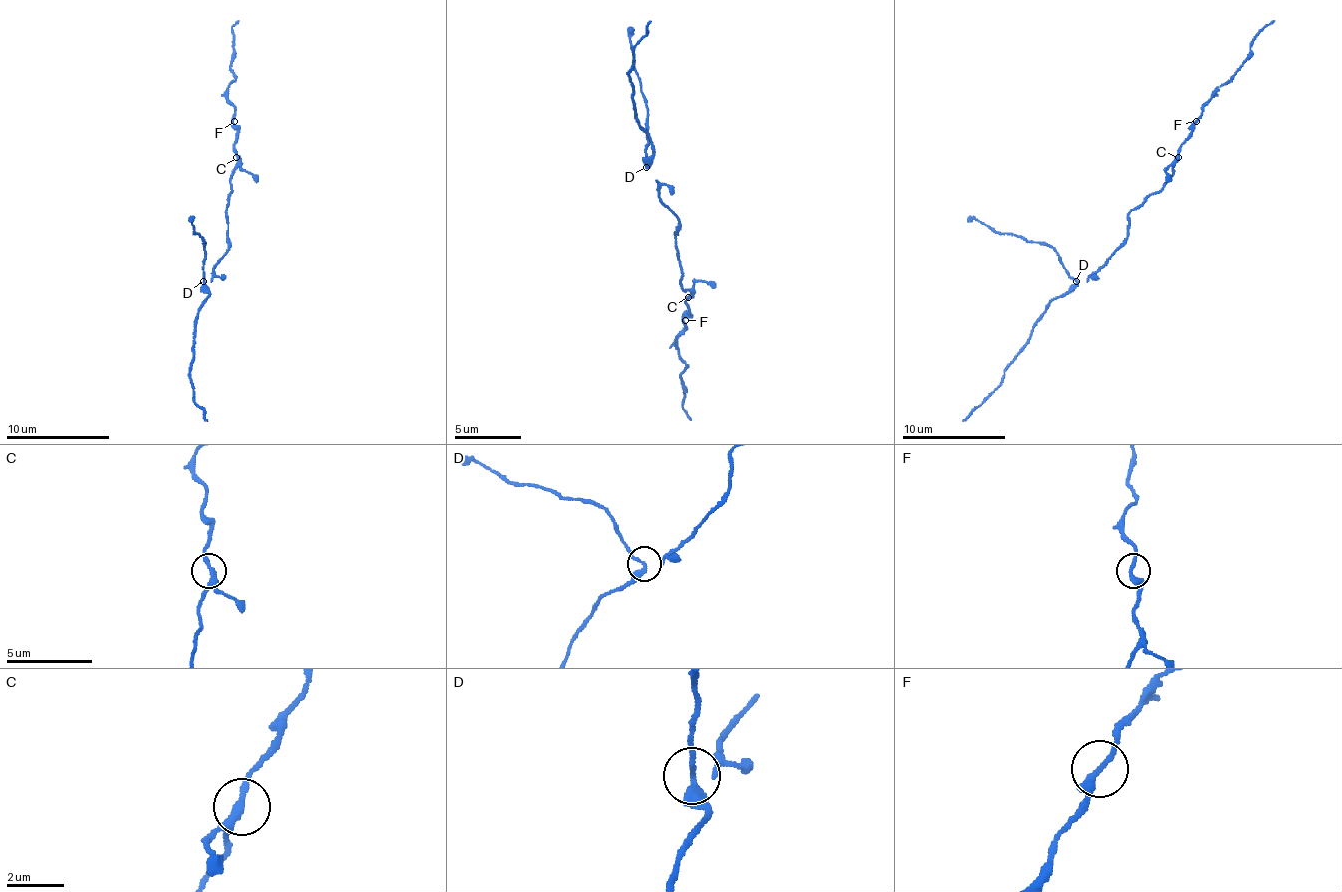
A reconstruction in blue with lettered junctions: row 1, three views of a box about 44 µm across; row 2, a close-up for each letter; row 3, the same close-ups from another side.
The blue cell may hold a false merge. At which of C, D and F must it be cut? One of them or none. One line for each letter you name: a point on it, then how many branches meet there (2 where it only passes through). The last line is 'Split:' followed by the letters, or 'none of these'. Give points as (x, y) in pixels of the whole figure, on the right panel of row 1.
D: (1076, 281) | 3
Split: D

